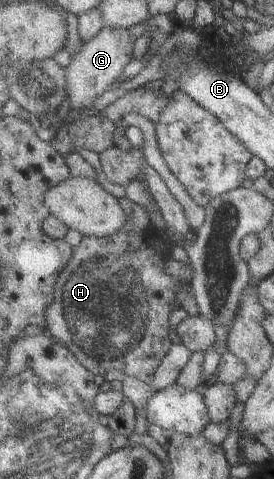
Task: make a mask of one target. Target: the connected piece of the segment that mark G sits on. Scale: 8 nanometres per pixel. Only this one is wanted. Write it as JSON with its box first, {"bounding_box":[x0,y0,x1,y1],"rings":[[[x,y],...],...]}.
{"bounding_box":[68,26,137,109],"rings":[[[105,26],[94,40],[84,43],[82,50],[73,55],[68,67],[68,93],[71,109],[87,109],[107,91],[111,90],[117,79],[125,73],[127,65],[133,61],[137,38],[131,35],[129,28]]]}

